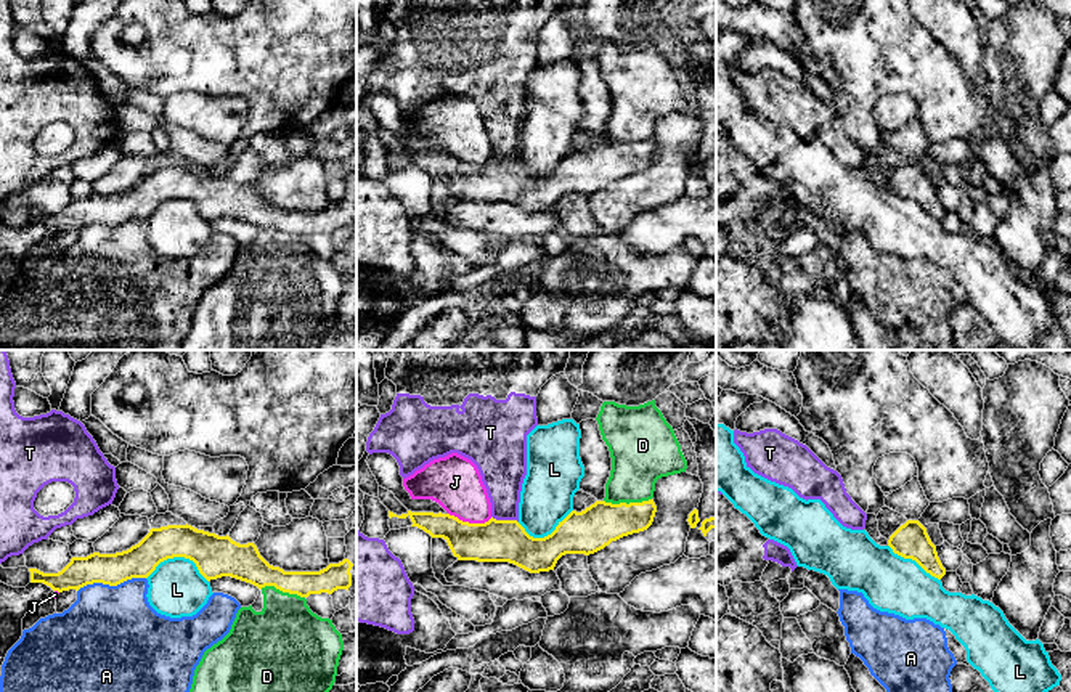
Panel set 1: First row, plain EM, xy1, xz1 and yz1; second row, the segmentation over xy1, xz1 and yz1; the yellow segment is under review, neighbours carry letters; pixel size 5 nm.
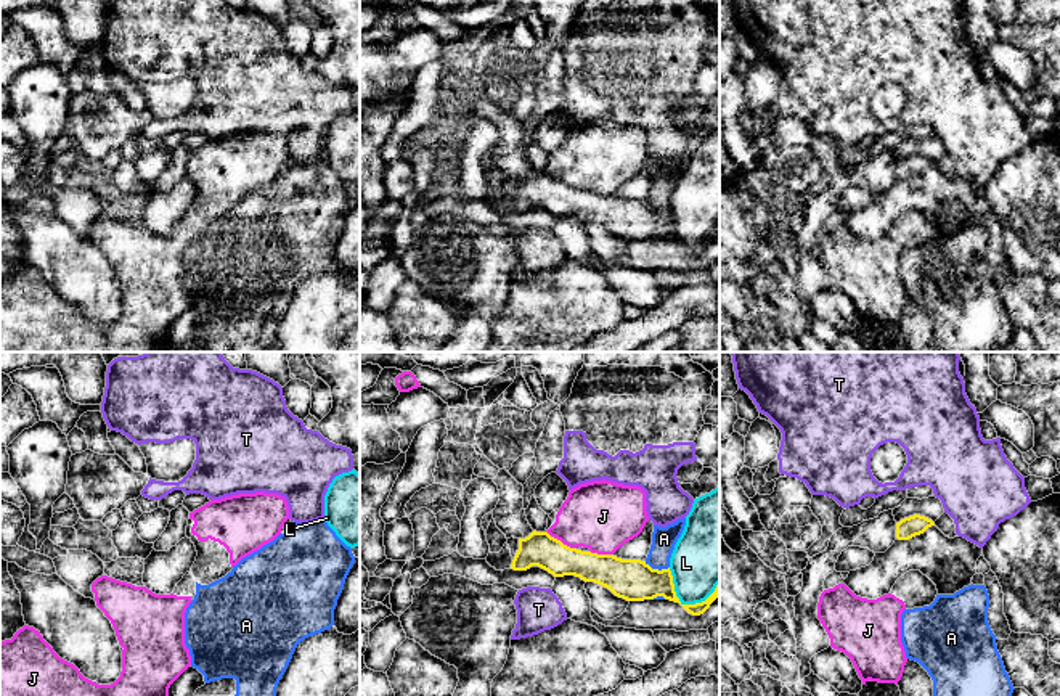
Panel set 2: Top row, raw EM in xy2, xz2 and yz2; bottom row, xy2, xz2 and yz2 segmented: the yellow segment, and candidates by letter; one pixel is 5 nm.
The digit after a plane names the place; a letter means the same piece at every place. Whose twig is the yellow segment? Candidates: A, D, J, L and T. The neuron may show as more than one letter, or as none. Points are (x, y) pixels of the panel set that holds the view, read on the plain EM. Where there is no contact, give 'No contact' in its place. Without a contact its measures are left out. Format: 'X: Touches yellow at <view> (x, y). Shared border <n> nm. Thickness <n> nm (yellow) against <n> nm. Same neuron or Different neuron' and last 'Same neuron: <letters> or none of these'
A: Touches yellow at xy1 (111, 225). Shared border 360 nm. Thickness 170 nm (yellow) against 480 nm. Different neuron
D: Touches yellow at xz1 (625, 143). Shared border 240 nm. Thickness 220 nm (yellow) against 280 nm. Different neuron
J: Touches yellow at xz1 (471, 164). Shared border 220 nm. Thickness 200 nm (yellow) against 260 nm. Different neuron
L: Touches yellow at xz2 (684, 245). Shared border 260 nm. Thickness 180 nm (yellow) against 300 nm. Different neuron
T: Touches yellow at xz1 (504, 161). Shared border 140 nm. Thickness 200 nm (yellow) against 220 nm. Different neuron
Same neuron: none of these

